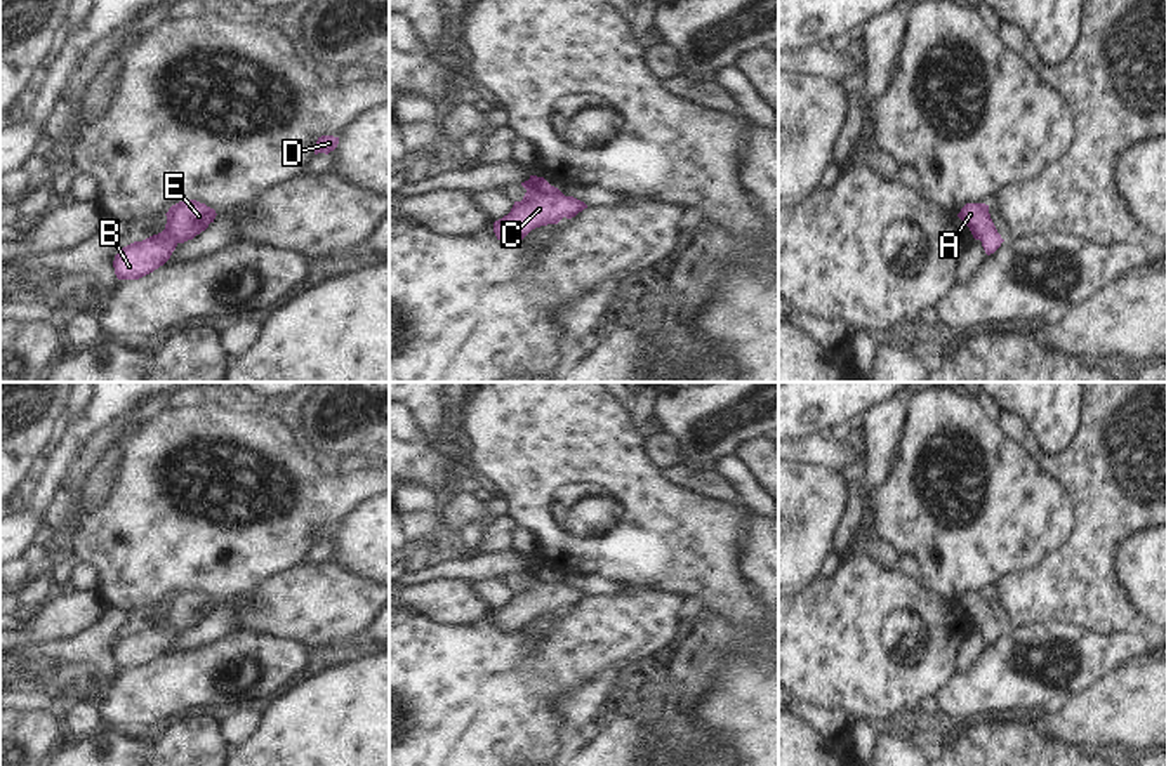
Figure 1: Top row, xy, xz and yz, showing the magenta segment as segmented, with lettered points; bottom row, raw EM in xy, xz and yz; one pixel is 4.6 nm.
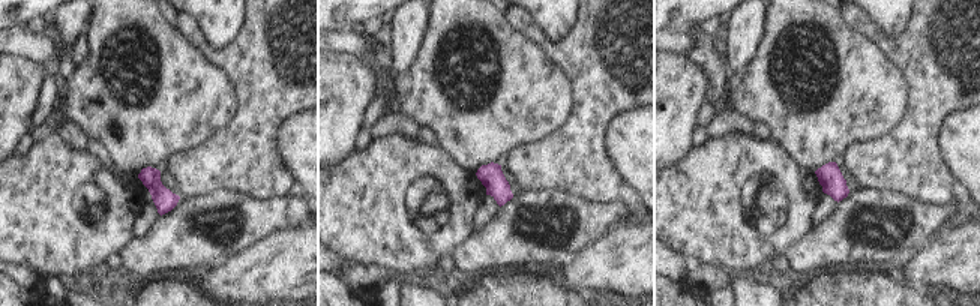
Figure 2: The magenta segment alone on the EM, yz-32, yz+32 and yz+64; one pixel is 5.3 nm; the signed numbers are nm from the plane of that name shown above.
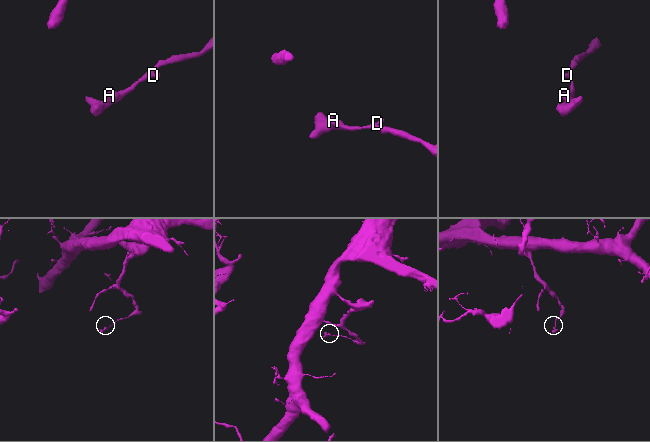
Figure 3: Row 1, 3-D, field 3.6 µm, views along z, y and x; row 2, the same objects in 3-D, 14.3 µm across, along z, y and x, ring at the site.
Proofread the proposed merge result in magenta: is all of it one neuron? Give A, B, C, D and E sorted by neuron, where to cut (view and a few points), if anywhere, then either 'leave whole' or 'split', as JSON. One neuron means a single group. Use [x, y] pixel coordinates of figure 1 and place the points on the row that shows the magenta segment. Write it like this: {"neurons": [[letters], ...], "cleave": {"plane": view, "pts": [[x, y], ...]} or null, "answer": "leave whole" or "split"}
{"neurons": [["A", "B", "C", "D", "E"]], "cleave": null, "answer": "leave whole"}

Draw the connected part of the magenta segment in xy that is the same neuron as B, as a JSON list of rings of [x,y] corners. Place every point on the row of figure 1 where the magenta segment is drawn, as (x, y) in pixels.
[[[184,200],[169,208],[165,229],[142,241],[123,247],[113,261],[118,280],[139,280],[163,266],[176,247],[205,231],[215,210],[196,200]]]

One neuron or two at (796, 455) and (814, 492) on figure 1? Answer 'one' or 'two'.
two

